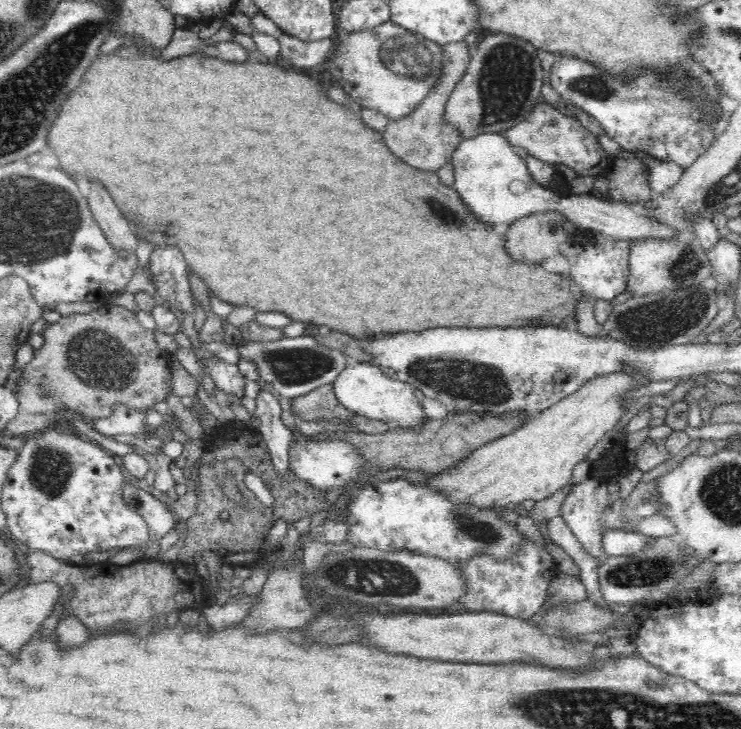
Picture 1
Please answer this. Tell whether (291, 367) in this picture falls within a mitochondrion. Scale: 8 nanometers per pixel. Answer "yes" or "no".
yes

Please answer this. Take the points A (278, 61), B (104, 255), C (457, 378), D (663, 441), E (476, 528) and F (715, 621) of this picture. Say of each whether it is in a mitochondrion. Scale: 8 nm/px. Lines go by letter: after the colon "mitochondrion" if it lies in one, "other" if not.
A: other
B: other
C: mitochondrion
D: other
E: mitochondrion
F: other

